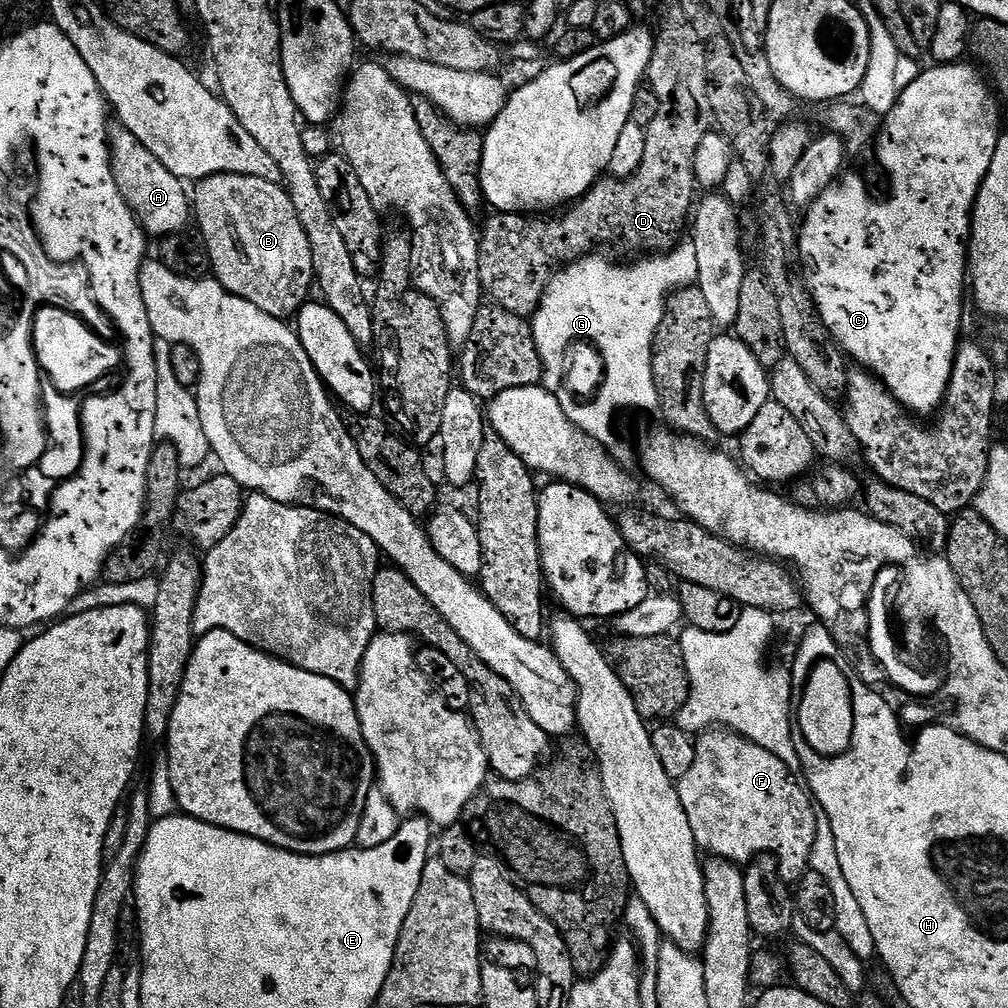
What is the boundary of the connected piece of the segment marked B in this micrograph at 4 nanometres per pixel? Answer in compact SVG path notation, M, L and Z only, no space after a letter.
M225 175L199 181L195 188L194 224L200 227L199 239L208 254L211 275L227 292L246 298L258 310L281 318L295 317L309 299L308 291L314 288L314 258L310 254L310 238L306 238L306 230L298 222L287 191L268 180Z

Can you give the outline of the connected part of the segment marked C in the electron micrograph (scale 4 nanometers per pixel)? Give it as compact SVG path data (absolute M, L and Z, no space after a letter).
M968 62L936 64L931 67L926 69L917 80L910 81L908 85L905 83L899 89L896 105L887 116L883 117L882 127L874 144L876 160L884 167L884 172L888 175L889 182L892 183L892 193L889 194L888 200L875 200L868 193L862 177L844 174L822 193L819 200L807 205L805 212L808 213L805 214L804 220L802 216L802 223L798 228L798 251L804 282L808 285L810 294L814 298L816 313L826 326L828 335L835 340L836 345L840 347L840 351L849 361L857 360L860 363L857 365L861 369L867 370L881 384L888 387L890 395L903 408L920 418L928 418L924 417L928 415L931 417L943 405L948 395L948 387L952 381L956 361L956 350L962 343L960 327L964 324L964 292L966 296L966 277L970 272L972 210L976 207L980 187L990 170L990 162L994 162L994 150L1002 135L1002 129L1000 129L1002 108L989 81L983 75L980 77L968 65Z

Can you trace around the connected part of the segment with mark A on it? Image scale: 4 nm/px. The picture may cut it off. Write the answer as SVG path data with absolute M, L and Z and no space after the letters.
M119 122L109 127L108 147L112 150L112 169L118 190L132 207L132 213L145 233L152 238L183 233L184 227L190 224L190 192L184 189L187 188L185 181L170 174L170 170L166 170L166 166L162 166L162 162L158 162L158 158L154 158L154 154L150 154L150 150L146 150L146 146Z

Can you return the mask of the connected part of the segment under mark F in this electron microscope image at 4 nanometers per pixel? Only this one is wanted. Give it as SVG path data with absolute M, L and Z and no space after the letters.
M708 730L696 740L694 766L690 766L686 778L679 780L676 789L682 810L686 810L686 818L690 818L697 845L705 853L737 866L747 866L757 858L771 857L780 865L781 877L796 882L809 871L812 863L818 815L805 785L796 779L782 758L770 754L770 750L750 742L745 736L727 730Z

